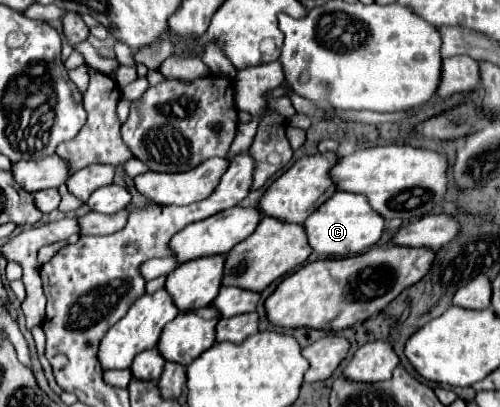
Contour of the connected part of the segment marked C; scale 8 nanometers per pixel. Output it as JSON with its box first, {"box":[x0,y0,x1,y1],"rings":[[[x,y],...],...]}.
{"box":[305,192,385,256],"rings":[[[353,192],[333,194],[305,220],[305,230],[311,248],[317,254],[325,254],[325,256],[359,254],[381,238],[383,228],[385,228],[385,220],[381,218],[381,214],[369,208],[369,200],[363,194],[353,194]]]}

